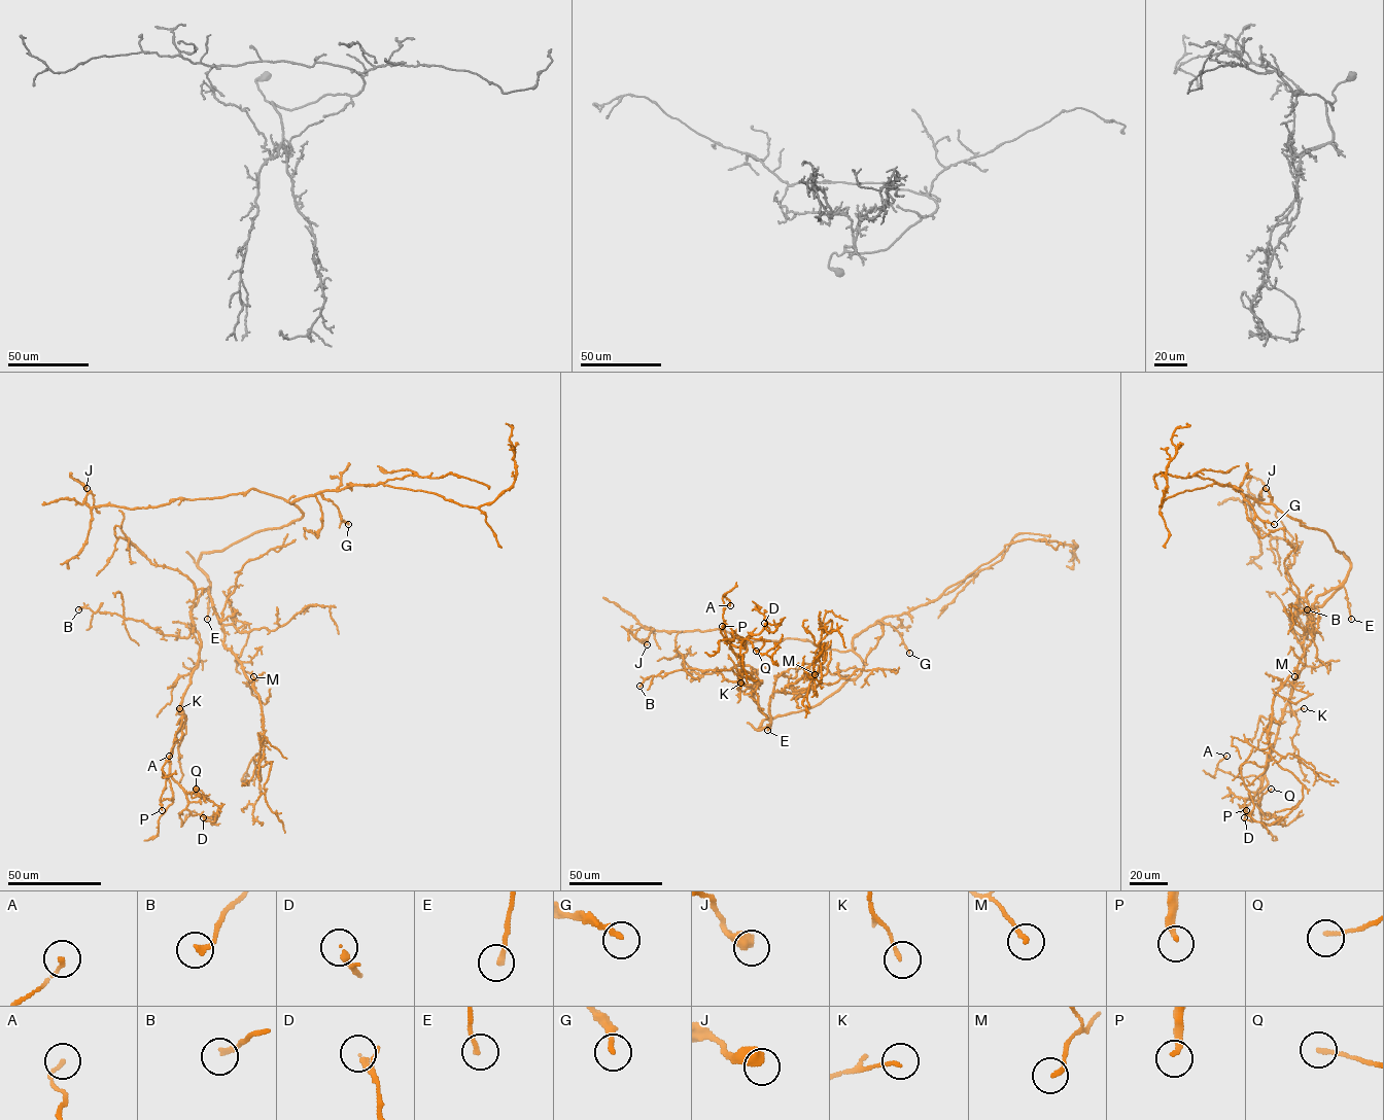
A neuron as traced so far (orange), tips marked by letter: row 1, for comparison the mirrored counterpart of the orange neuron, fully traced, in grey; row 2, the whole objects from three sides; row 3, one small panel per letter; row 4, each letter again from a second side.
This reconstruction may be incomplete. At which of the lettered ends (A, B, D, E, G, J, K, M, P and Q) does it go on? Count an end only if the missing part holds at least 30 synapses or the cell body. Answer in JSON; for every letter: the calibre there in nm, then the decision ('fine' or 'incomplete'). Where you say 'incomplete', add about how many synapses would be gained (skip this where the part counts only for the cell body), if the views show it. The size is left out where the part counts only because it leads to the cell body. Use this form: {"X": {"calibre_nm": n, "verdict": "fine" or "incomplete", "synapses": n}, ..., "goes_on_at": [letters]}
{"A": {"calibre_nm": 160, "verdict": "fine"}, "B": {"calibre_nm": 200, "verdict": "fine"}, "D": {"calibre_nm": 170, "verdict": "fine"}, "E": {"calibre_nm": 200, "verdict": "fine"}, "G": {"calibre_nm": 240, "verdict": "fine"}, "J": {"calibre_nm": 500, "verdict": "fine"}, "K": {"calibre_nm": 130, "verdict": "fine"}, "M": {"calibre_nm": 190, "verdict": "fine"}, "P": {"calibre_nm": 240, "verdict": "fine"}, "Q": {"calibre_nm": 170, "verdict": "fine"}, "goes_on_at": []}

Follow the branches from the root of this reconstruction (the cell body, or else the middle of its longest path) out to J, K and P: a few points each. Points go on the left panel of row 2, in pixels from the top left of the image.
J: (257, 532), (303, 514), (252, 488), (129, 509), (90, 506), (84, 486), (71, 477), (87, 488)
K: (257, 532), (204, 552), (198, 559), (210, 585), (192, 608), (201, 648), (179, 708)
P: (257, 532), (204, 552), (198, 559), (210, 584), (191, 613), (201, 642), (198, 665), (180, 703), (162, 810)

